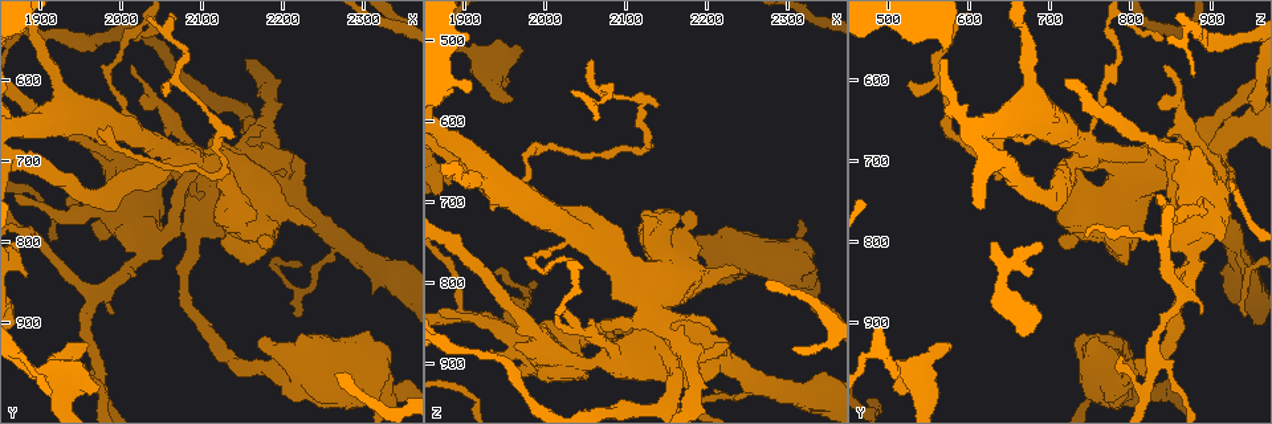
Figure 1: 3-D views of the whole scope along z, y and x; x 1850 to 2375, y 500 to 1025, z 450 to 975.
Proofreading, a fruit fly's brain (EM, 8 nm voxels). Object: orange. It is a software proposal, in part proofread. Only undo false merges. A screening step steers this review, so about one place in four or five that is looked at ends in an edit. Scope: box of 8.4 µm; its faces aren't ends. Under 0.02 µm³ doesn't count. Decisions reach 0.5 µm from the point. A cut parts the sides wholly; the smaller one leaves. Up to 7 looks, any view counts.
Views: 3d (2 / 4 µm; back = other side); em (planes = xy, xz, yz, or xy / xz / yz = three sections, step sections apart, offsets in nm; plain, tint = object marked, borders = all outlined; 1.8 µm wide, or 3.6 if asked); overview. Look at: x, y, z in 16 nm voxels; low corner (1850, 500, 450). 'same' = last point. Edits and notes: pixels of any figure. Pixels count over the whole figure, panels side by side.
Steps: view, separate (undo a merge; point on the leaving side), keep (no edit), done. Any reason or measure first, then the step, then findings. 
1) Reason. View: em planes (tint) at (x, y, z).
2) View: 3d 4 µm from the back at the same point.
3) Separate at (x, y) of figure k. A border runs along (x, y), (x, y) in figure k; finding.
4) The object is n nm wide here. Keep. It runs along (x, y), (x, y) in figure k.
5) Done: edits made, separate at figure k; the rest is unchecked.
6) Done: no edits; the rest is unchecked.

Three-way junction. View: em planes (tint) at (2160, 650, 950).

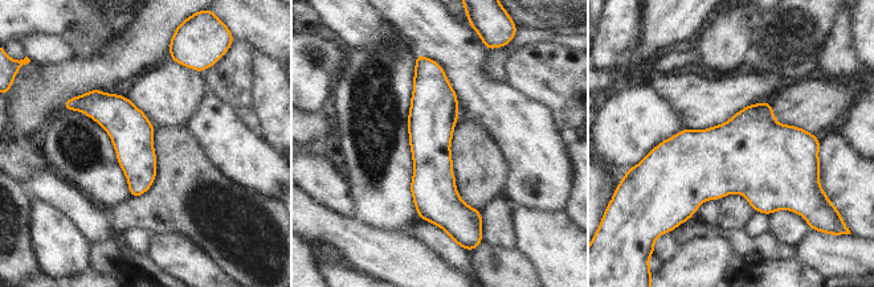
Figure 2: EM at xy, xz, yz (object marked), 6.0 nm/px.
Keep. It runs along (433, 65), (433, 191), (446, 224) in figure 2; continuous, no second neuron.

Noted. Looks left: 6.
Thick turns thin. View: 3d 4 µm at (2020, 780, 890).

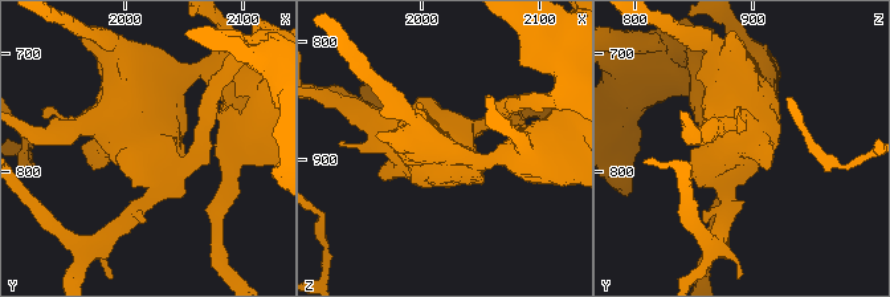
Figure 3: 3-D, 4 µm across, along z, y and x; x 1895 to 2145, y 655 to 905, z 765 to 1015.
Shape alone is not enough. View: em 3.6 µm planes (tint) at the same point.

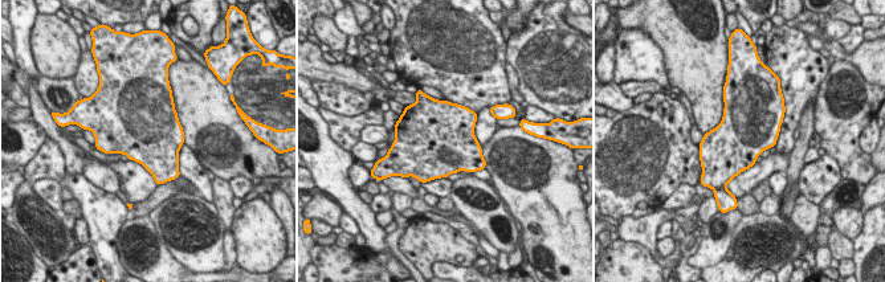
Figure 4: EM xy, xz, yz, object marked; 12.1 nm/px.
Keep. Continuous, no second neuron.

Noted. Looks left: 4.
Side arm on a straight run. View: em planes (tint) at (2070, 690, 750).

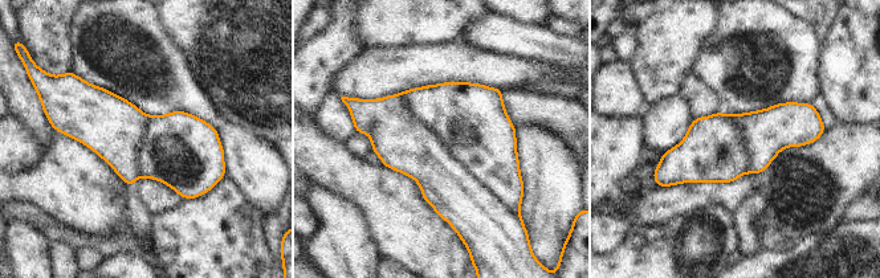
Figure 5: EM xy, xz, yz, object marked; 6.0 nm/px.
Keep. One neuron here.

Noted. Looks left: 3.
Done: no edits; the rest is unchecked.

